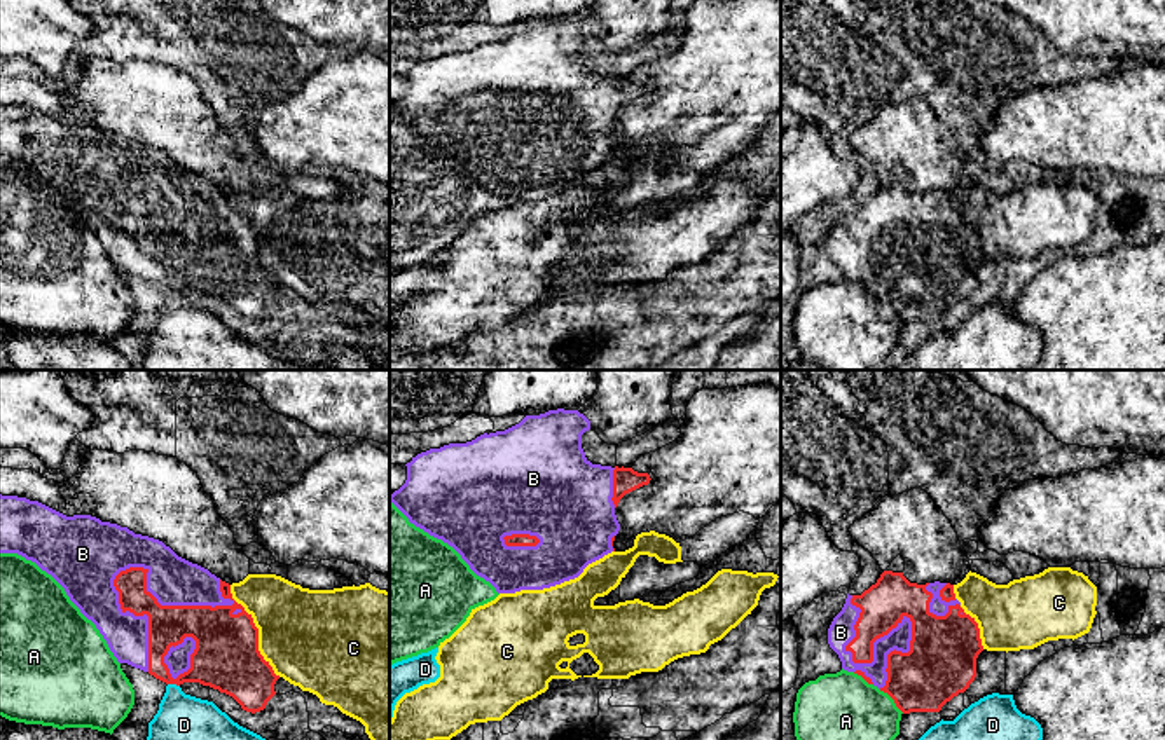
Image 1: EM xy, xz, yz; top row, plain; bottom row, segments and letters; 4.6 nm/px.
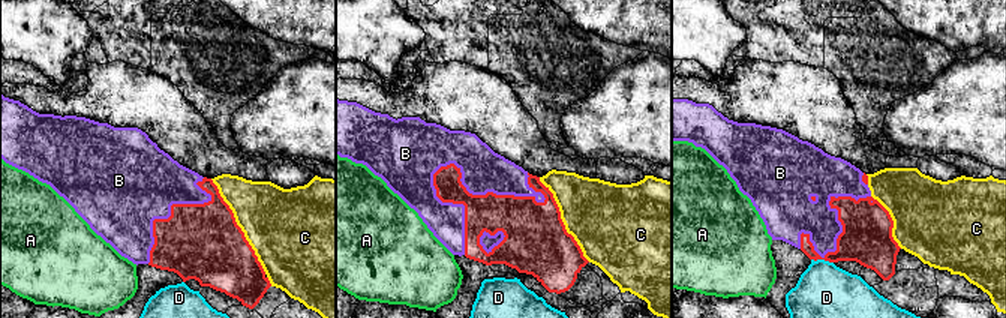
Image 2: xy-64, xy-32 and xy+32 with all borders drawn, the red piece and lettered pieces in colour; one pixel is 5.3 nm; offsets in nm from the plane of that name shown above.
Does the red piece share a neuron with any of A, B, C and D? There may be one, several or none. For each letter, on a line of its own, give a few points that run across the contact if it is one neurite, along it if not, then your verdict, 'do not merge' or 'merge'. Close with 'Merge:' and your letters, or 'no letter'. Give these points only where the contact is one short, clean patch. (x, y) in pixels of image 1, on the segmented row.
A: do not merge
B: merge
C: do not merge
D: do not merge
Merge: B

